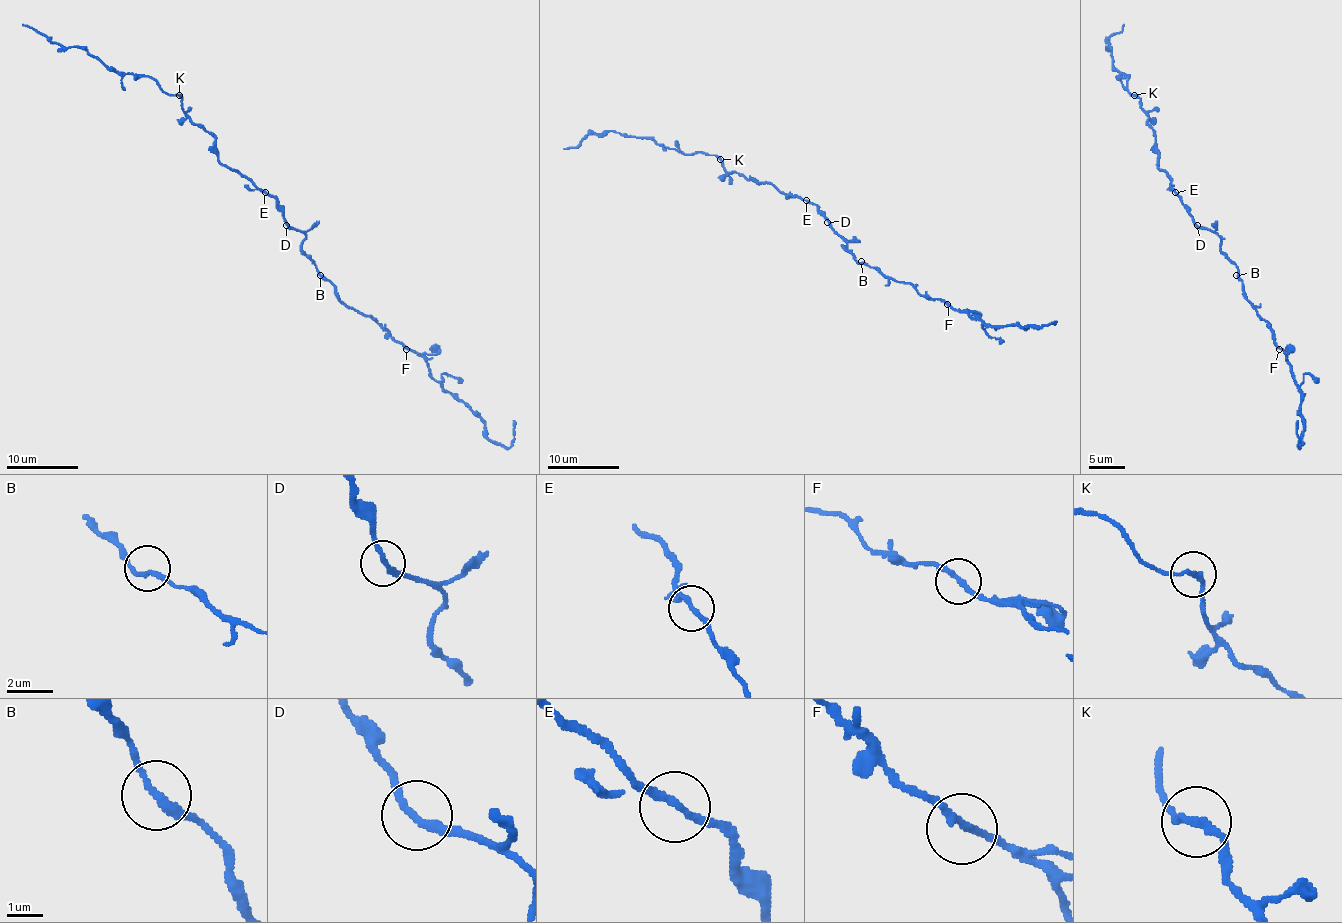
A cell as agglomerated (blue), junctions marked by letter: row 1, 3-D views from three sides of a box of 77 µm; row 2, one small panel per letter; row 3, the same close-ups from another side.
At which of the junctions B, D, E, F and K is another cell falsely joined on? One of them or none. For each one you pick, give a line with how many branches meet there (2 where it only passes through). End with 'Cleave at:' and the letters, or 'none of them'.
Cleave at: none of them

